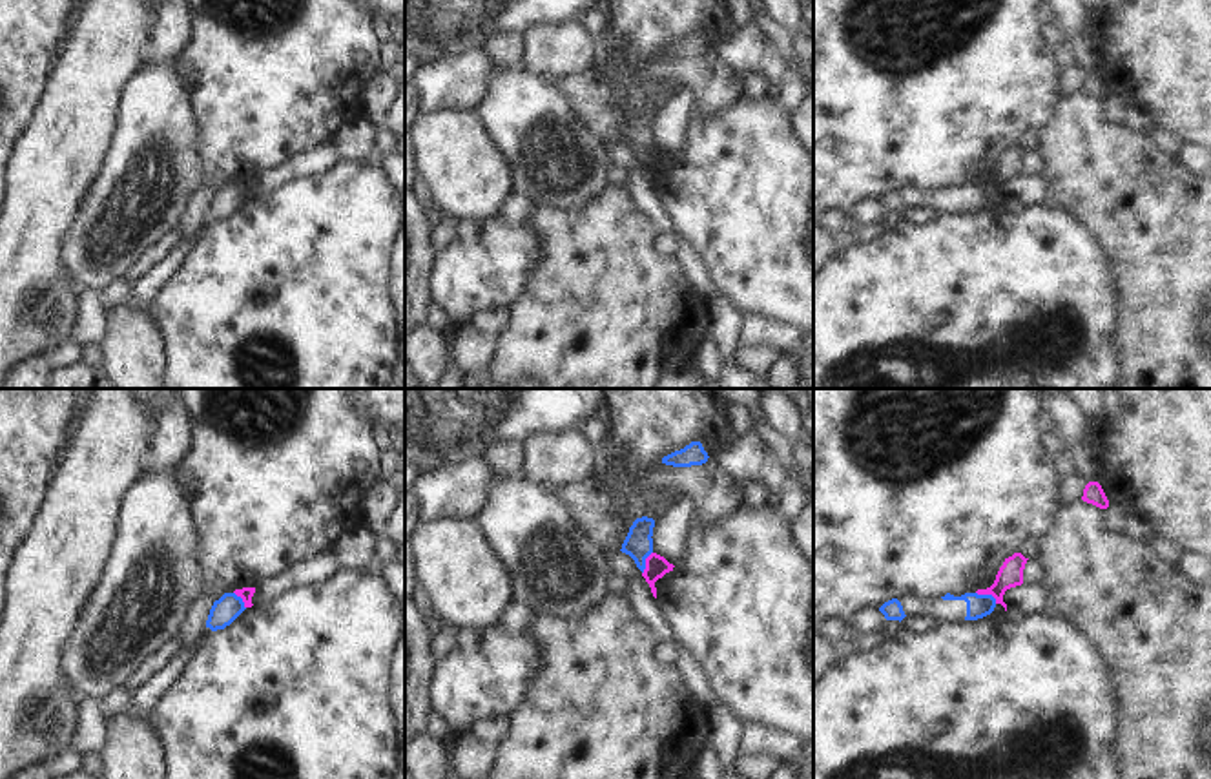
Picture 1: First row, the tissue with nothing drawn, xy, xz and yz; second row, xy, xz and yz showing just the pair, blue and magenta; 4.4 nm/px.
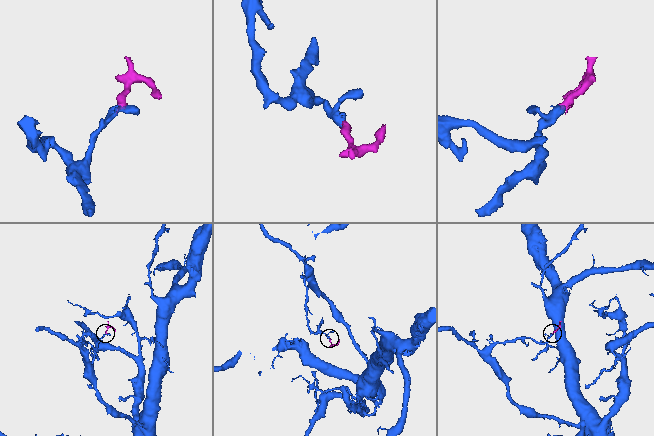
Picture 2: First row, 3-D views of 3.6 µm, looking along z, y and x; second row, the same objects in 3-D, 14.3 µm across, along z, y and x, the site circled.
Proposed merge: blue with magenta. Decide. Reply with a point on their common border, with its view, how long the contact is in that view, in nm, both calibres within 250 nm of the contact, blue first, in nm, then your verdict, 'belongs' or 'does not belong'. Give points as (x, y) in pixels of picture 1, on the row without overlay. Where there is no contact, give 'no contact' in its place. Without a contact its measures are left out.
contact yz (987, 186); length 110 nm; calibres 110 and 110 nm; does not belong

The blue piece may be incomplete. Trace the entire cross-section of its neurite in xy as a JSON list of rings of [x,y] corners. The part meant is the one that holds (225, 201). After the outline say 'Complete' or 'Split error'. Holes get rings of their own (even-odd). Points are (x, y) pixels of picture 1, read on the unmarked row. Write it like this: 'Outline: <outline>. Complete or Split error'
Outline: [[[224,184],[219,192],[213,193],[206,212],[206,219],[210,219],[212,223],[224,221],[244,201],[246,199],[241,188],[237,188],[235,184]]]. Complete.

